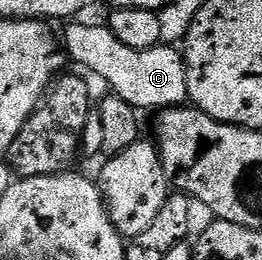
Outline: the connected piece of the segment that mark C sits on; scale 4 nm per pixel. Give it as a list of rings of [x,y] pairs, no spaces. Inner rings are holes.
[[[84,20],[65,25],[68,27],[64,30],[64,38],[62,34],[63,49],[71,61],[73,58],[90,73],[105,78],[111,93],[117,94],[140,112],[169,110],[171,106],[183,106],[189,101],[184,55],[175,45],[161,44],[145,50],[126,48],[126,44],[122,44],[122,40],[118,40],[118,36],[114,36],[107,25],[87,26],[80,21]]]

